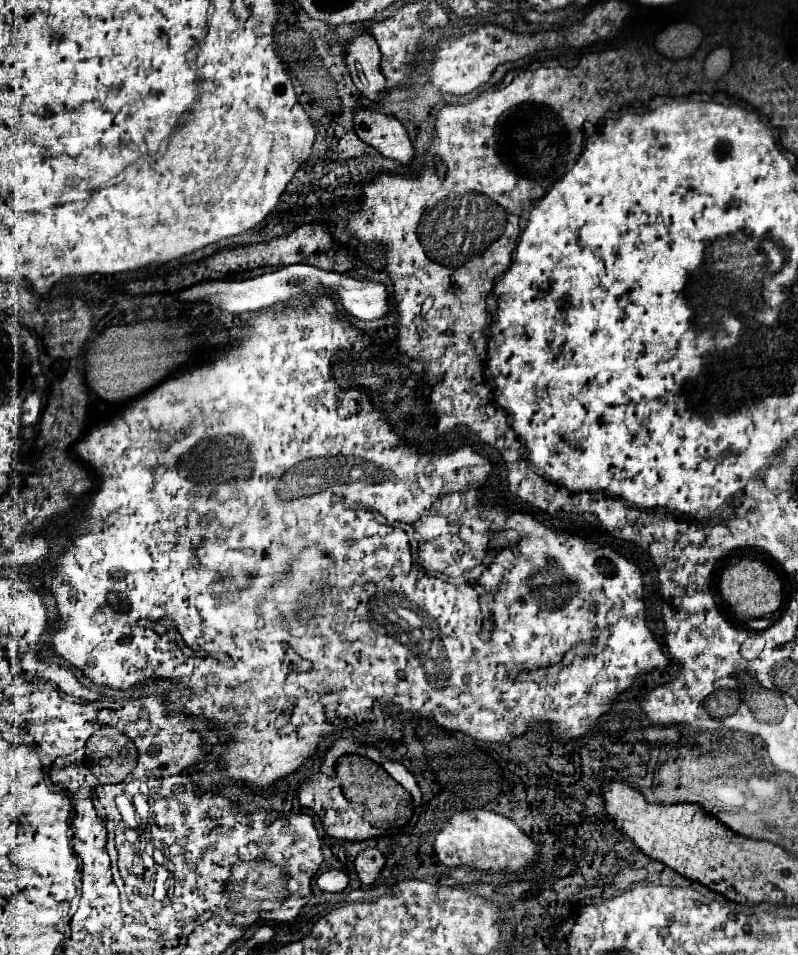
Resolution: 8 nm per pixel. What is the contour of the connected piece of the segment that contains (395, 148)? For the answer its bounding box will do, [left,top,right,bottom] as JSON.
[355,109,415,165]

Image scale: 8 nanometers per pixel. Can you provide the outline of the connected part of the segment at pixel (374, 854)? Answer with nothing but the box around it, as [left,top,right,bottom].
[355,847,385,885]

